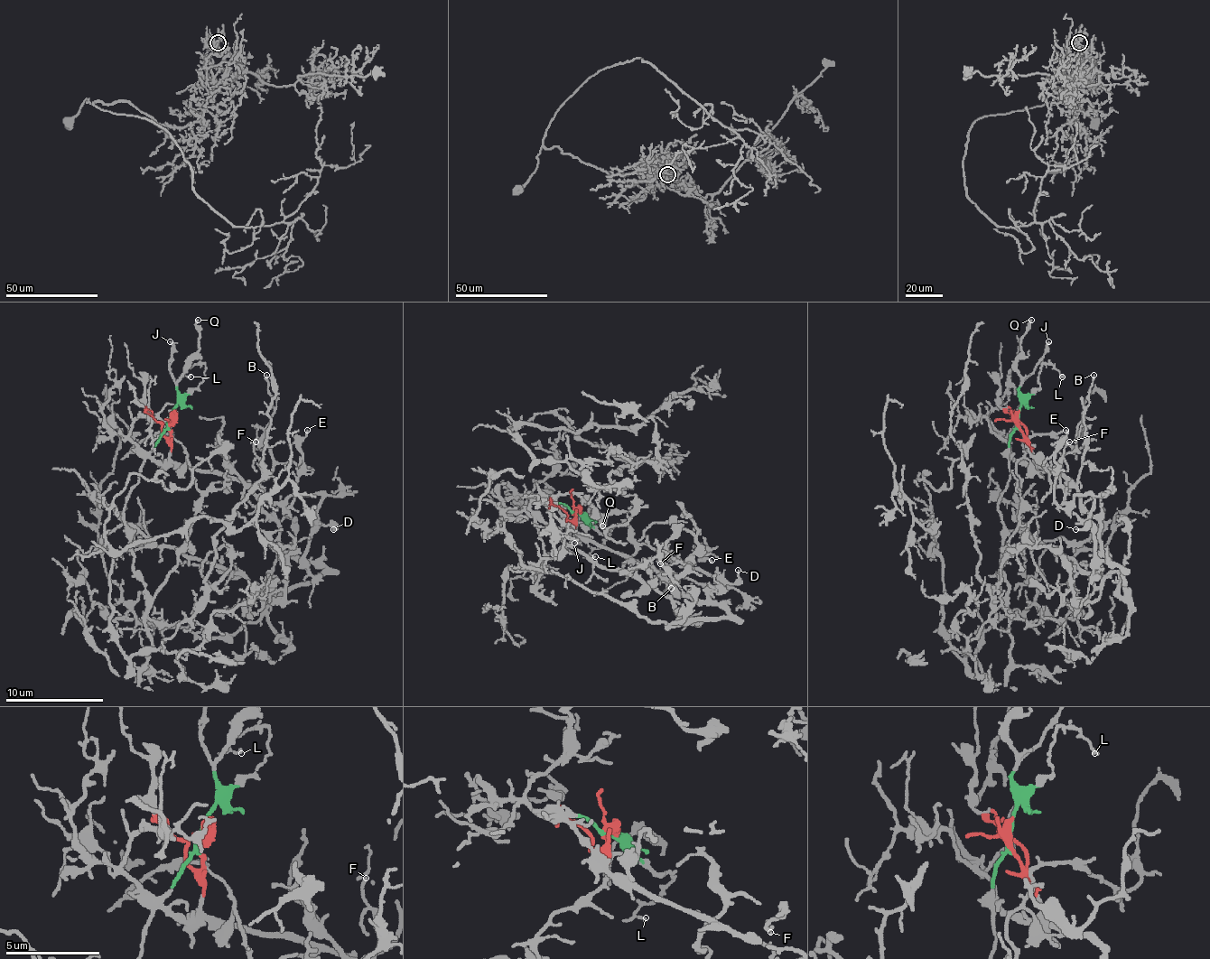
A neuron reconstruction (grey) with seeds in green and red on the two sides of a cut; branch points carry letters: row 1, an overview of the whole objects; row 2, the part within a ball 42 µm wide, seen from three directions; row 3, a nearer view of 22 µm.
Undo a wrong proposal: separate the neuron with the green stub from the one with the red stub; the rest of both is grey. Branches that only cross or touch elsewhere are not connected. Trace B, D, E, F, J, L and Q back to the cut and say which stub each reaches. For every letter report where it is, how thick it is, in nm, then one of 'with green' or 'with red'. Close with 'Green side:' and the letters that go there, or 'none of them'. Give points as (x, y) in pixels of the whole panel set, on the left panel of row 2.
B: at (266, 375); 130 nm thick; with red
D: at (333, 529); 170 nm thick; with red
E: at (307, 430); 130 nm thick; with red
F: at (255, 442); 130 nm thick; with red
J: at (170, 341); 280 nm thick; with green
L: at (190, 377); 90 nm thick; with green
Q: at (198, 320); 160 nm thick; with green
Green side: J, L, Q

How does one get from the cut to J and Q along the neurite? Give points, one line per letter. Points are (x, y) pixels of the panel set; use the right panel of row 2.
J: (1019, 419), (1020, 402), (1019, 385), (1036, 366), (1047, 340)
Q: (1019, 419), (1020, 377), (1016, 356), (1020, 349), (1020, 336), (1030, 319)

